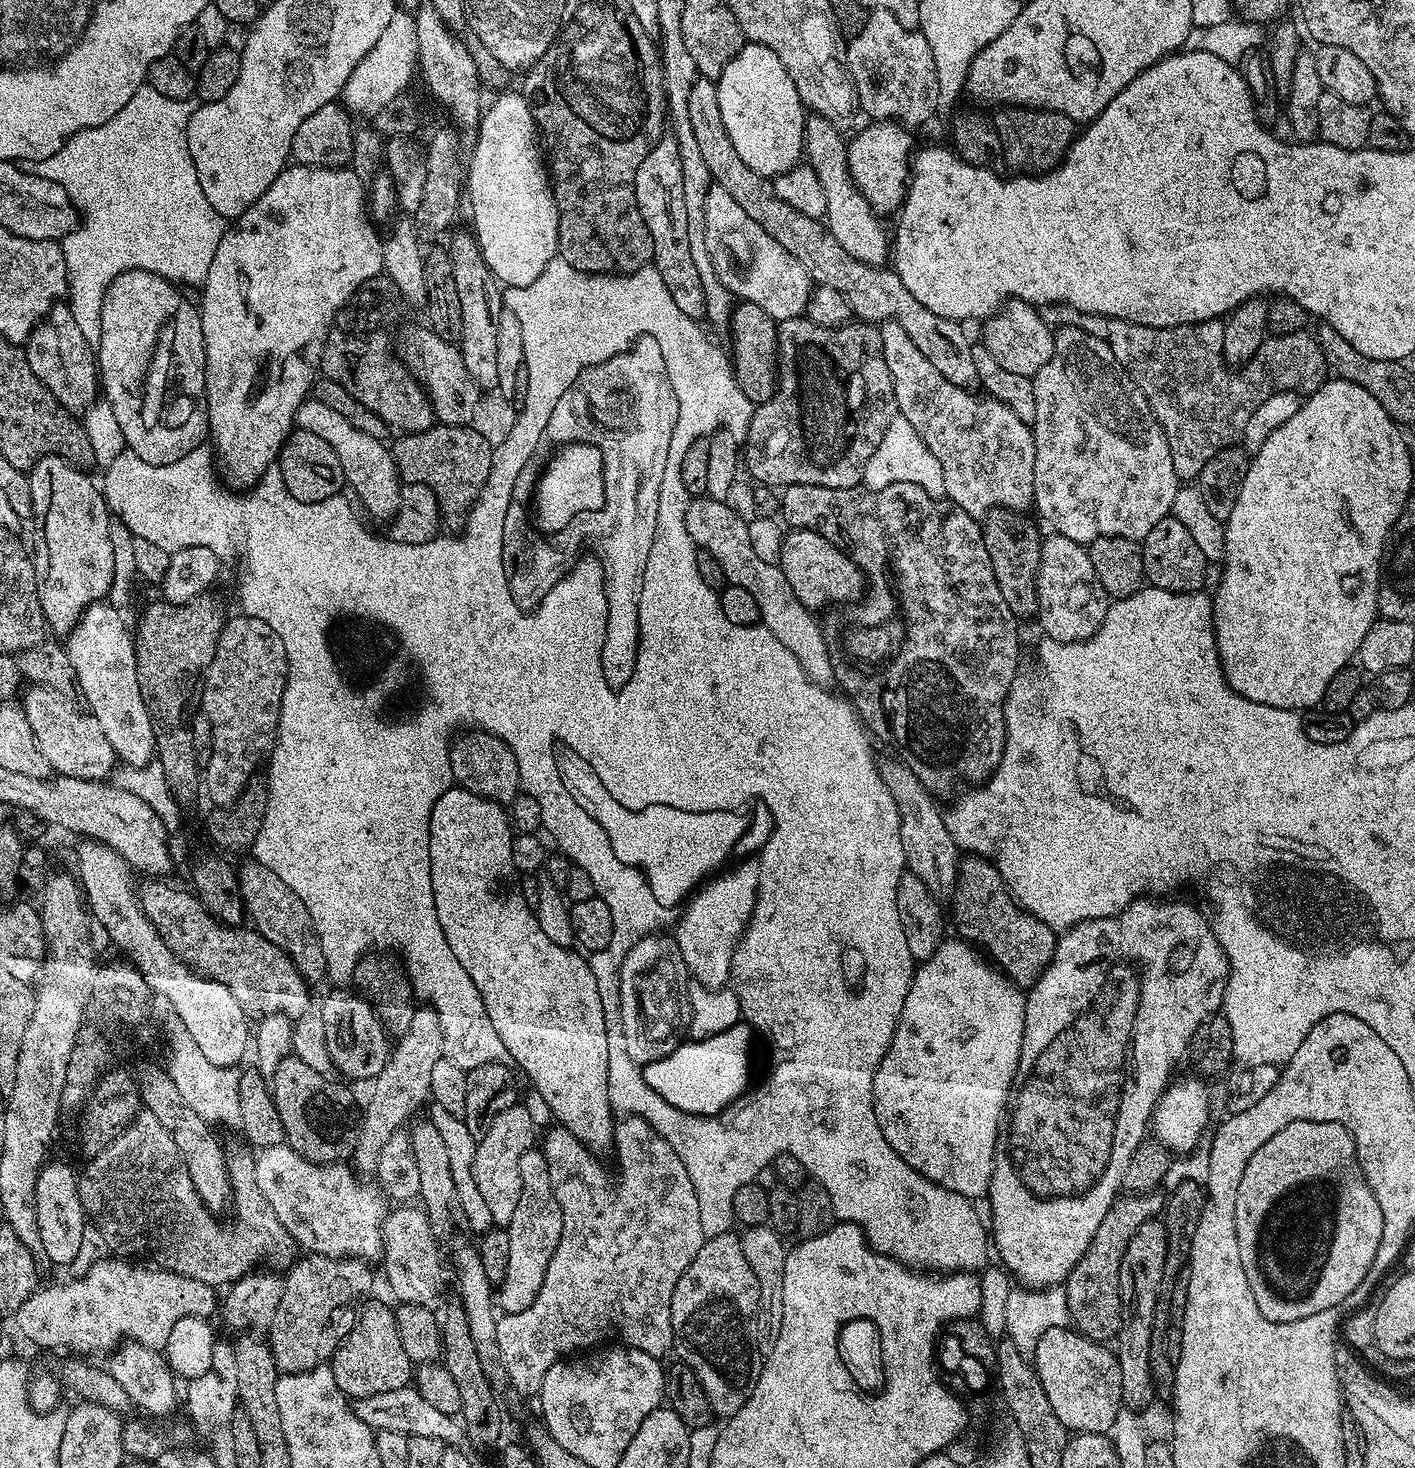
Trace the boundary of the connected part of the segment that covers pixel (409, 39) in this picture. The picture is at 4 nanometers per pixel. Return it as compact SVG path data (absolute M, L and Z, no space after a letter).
M398 14L390 18L390 26L382 30L374 50L354 66L342 93L342 104L349 113L373 118L394 98L409 91L408 83L412 72L417 69L416 59L416 18L412 14Z

